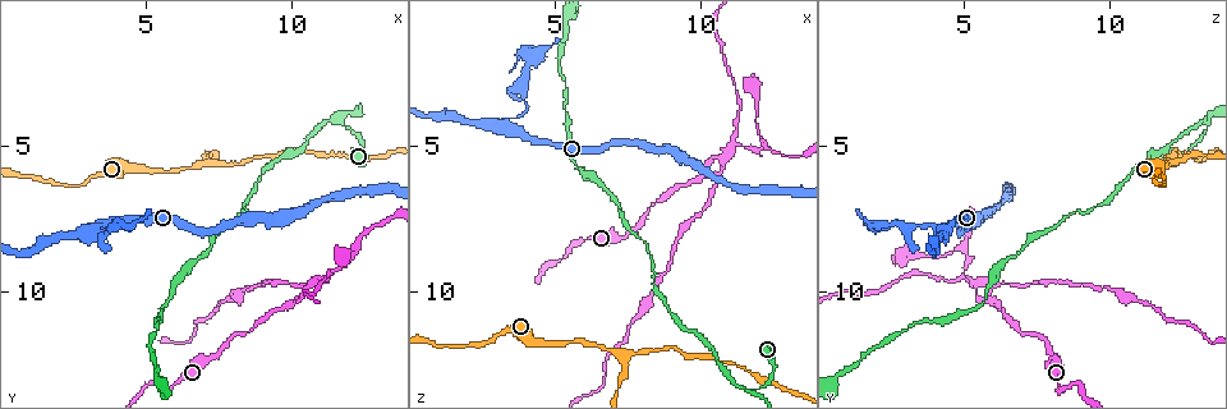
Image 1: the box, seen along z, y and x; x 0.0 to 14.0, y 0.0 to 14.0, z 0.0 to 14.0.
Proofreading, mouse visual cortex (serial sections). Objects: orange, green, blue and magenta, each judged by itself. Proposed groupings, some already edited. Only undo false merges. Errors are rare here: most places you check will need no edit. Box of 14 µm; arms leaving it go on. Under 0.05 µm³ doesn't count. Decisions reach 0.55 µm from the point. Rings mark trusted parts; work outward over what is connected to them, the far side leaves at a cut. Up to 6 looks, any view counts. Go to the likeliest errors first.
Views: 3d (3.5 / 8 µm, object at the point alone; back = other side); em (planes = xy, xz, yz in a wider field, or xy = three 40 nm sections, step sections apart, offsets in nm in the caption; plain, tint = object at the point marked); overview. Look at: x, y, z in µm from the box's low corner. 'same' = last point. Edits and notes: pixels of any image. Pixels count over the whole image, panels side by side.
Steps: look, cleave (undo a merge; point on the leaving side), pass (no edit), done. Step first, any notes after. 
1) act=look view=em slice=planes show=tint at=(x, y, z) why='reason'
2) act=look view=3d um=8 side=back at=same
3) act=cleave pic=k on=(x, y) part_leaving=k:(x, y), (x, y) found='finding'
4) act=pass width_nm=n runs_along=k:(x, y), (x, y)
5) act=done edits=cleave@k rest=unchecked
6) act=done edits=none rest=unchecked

act=look view=3d um=3.5 at=(10.7, 9.7, 5.4) why='four or more arms meet'

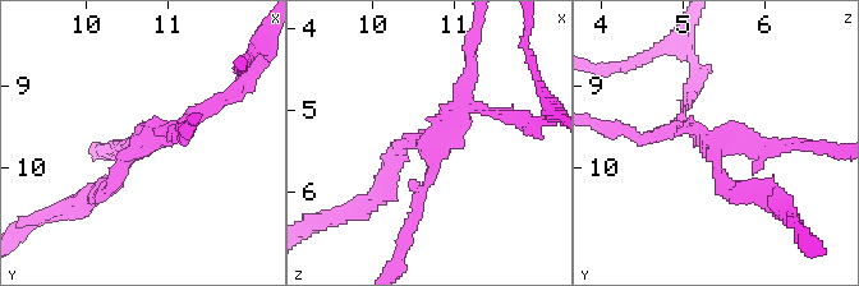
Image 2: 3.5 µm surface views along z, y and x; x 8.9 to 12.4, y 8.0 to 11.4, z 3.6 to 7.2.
act=look view=em slice=xy step=2 show=tint at=(10.65, 9.70, 5.45) arms=4 arm_widths_nm=150,150,150,200 why='shape alone is not enough'

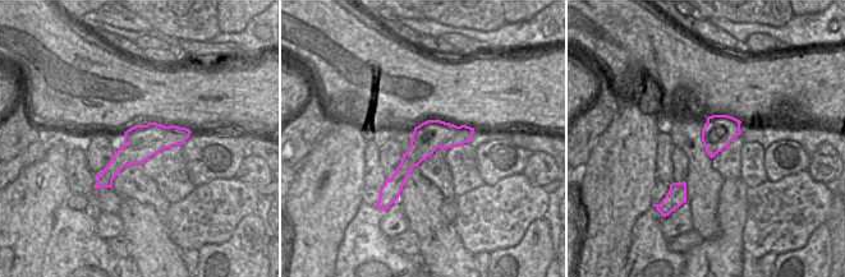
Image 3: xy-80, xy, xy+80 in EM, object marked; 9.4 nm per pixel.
act=cleave pic=2 on=(471, 54) border=3:(168, 127), (143, 147), (125, 144) found='a second cell is stuck on'

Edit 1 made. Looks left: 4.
act=look view=3d um=8 at=(12.1, 8.5, 5.0) why='two arms in line, one across'

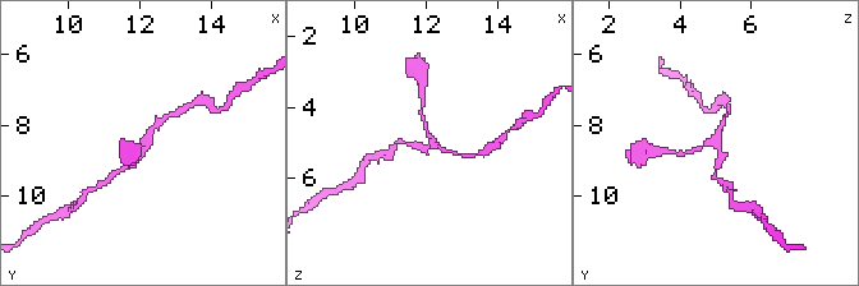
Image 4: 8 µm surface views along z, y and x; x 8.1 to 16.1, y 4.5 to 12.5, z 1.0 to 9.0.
act=look view=em slice=planes show=tint at=(12.2, 8.6, 5.0) arms=3 arm_widths_nm=150,150,150 why='shape alone is not enough'

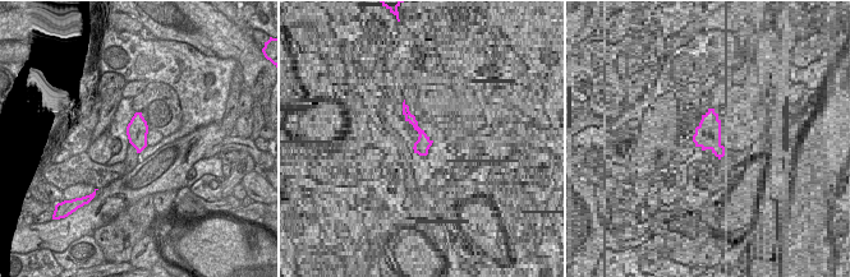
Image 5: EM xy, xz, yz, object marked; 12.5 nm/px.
act=pass runs_along=4:(716, 171), (716, 143), (687, 153) found='all the same cell'

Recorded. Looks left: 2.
act=look view=3d um=3.5 at=(7.2, 5.7, 12.1) why='side arm on a straight run'

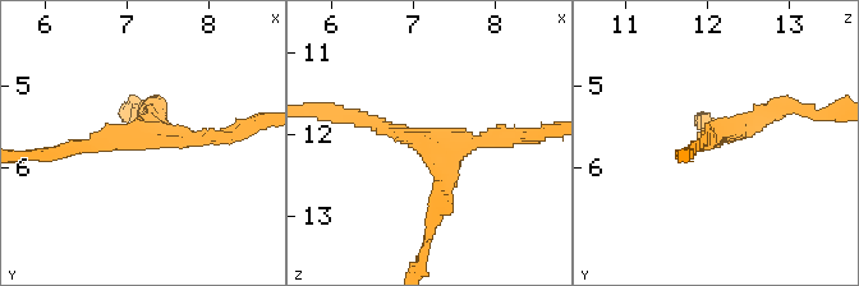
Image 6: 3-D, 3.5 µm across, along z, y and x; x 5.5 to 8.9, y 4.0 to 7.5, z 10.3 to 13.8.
act=look view=em slice=xy step=3 show=tint at=(7.10, 5.65, 12.05) arms=3 arm_widths_nm=150,200,200 why='shape alone is not enough'

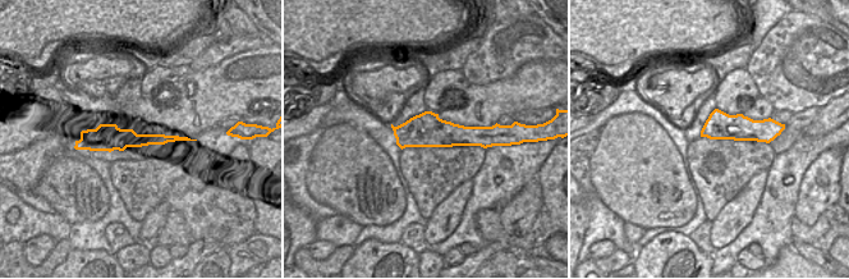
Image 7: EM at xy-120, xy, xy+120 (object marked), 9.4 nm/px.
act=pass runs_along=7:(171, 138), (92, 140), (86, 143) found='continuous, no second cell'

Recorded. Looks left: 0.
act=done edits=cleave@2 rest=unchecked

